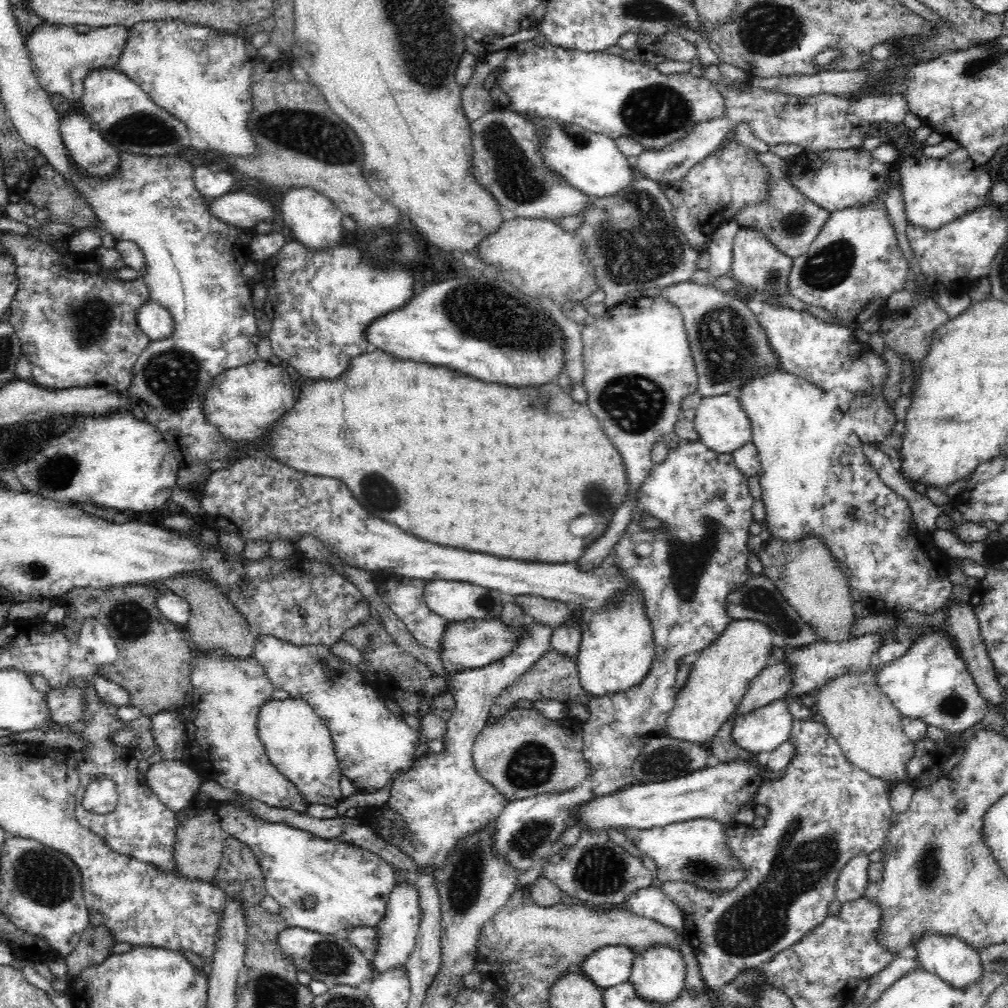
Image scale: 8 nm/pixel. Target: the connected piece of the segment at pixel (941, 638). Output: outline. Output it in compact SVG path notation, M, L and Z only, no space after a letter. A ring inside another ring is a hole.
M938 632L925 633L920 640L909 644L905 655L883 665L874 679L901 715L919 718L947 733L959 735L973 728L988 712L988 703L980 695L954 642L950 636Z

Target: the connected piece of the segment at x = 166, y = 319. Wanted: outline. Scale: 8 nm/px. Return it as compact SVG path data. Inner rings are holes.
M150 300L138 309L136 320L138 326L150 340L164 340L172 336L174 321L169 309Z

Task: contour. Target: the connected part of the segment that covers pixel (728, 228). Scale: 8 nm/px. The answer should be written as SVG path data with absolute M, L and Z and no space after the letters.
M735 219L724 220L712 232L707 248L710 254L710 266L707 271L713 276L724 276L729 272L733 255L733 240L739 227Z

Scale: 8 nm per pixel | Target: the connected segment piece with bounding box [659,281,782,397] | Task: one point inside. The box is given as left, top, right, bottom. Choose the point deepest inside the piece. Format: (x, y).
(728, 344)

